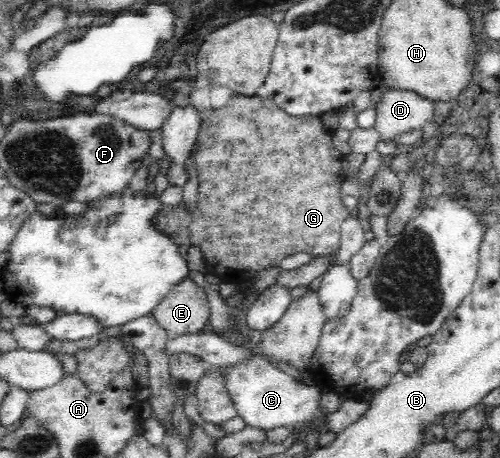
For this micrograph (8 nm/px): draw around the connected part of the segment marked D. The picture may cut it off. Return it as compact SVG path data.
M388 88L379 101L373 105L375 109L374 128L380 133L380 139L388 141L396 135L422 128L433 117L433 103L426 97L407 89Z

